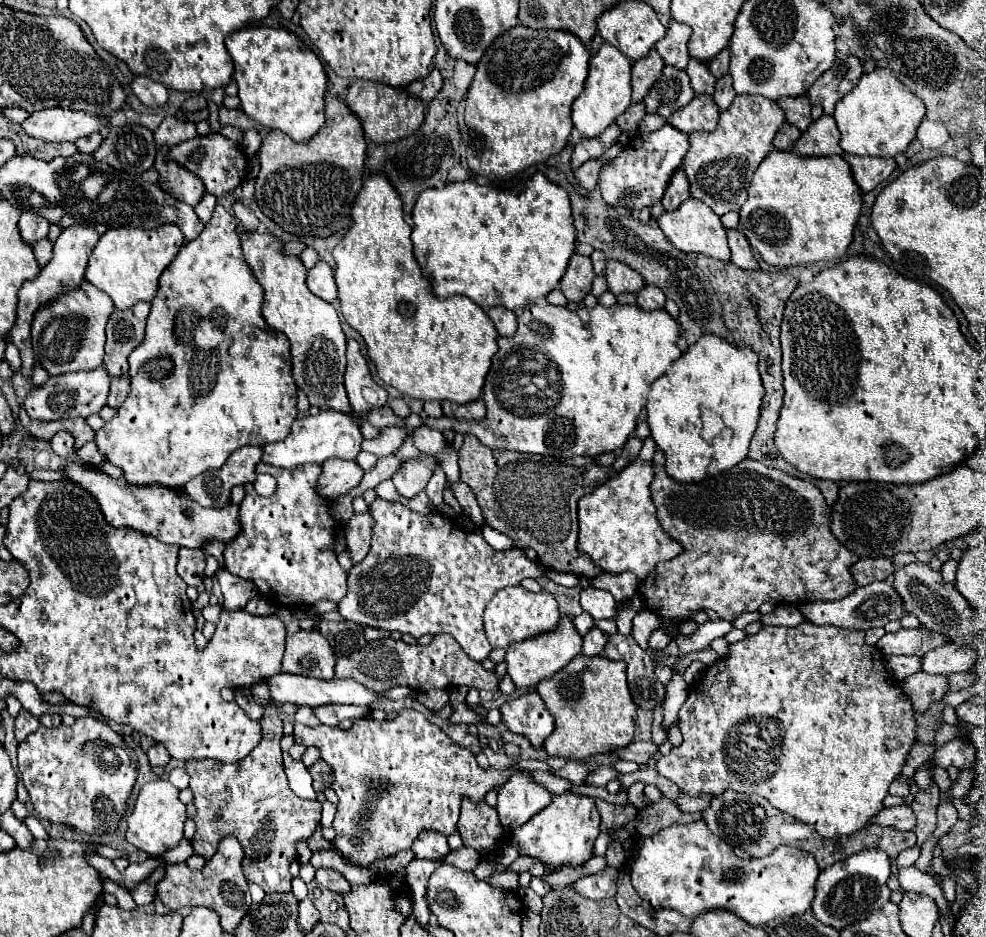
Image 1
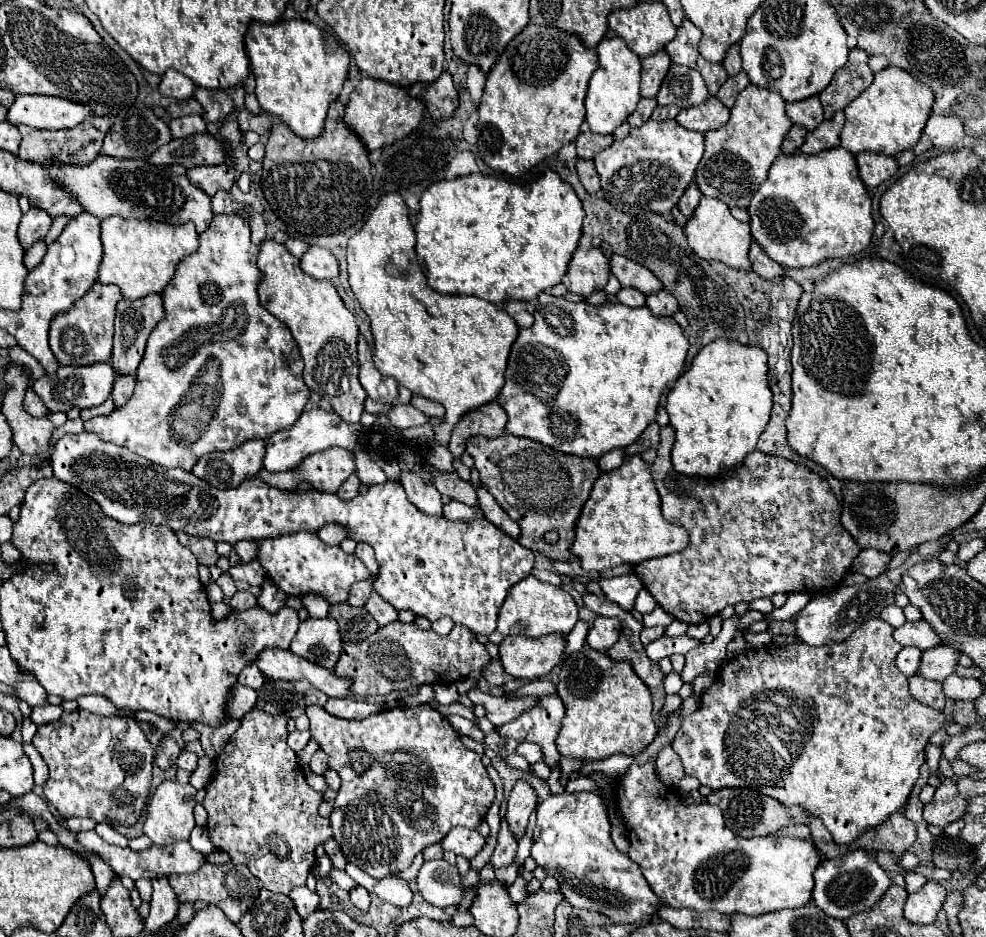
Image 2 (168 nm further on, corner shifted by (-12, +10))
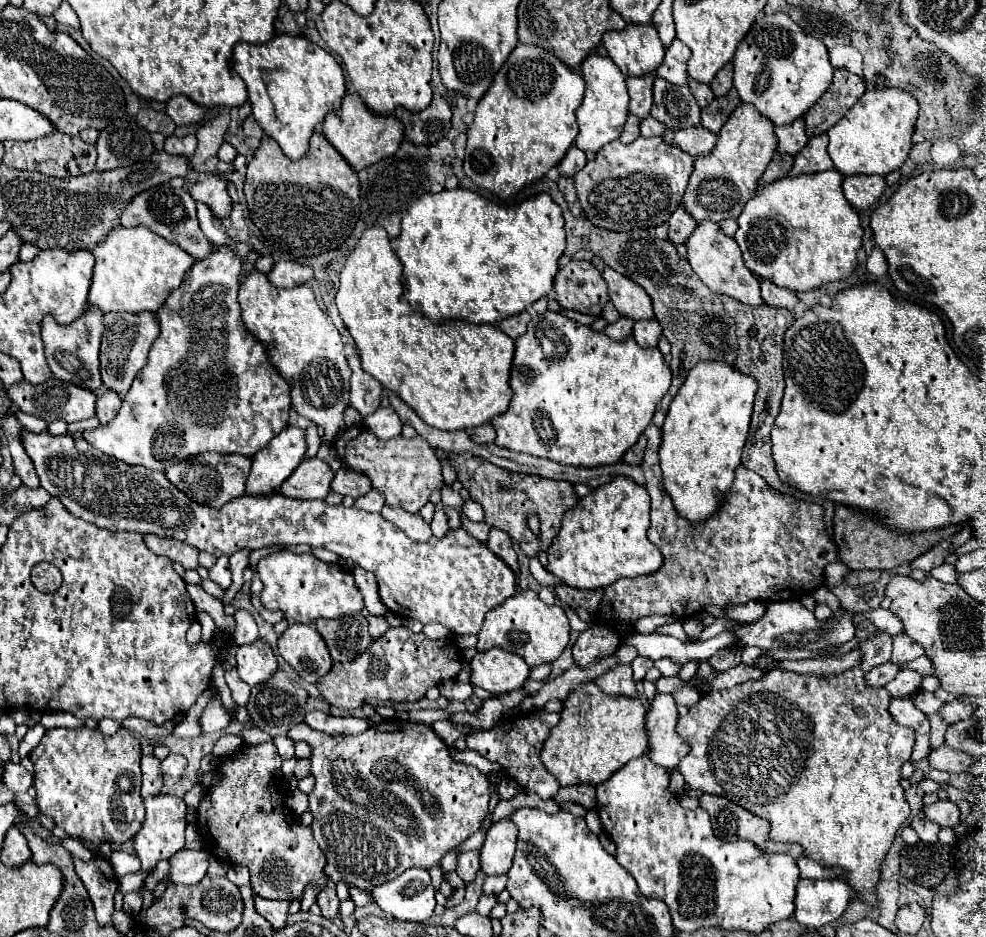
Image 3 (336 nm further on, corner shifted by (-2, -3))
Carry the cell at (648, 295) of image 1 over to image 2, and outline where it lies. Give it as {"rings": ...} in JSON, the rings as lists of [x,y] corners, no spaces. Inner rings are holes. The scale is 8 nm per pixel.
{"rings":[[[661,289],[657,293],[651,293],[647,297],[647,307],[651,309],[653,315],[673,315],[673,313],[679,311],[679,305],[677,305],[675,297],[665,289]]]}

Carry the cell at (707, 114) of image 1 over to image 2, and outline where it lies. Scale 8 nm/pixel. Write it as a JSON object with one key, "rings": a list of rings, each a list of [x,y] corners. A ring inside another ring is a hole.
{"rings":[[[711,95],[703,105],[681,109],[675,121],[685,129],[705,133],[709,129],[723,127],[729,121],[729,109],[715,95]]]}

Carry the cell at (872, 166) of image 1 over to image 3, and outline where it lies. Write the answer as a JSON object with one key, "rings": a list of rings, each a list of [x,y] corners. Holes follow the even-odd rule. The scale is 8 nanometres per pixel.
{"rings":[[[847,176],[843,180],[843,194],[847,202],[857,210],[863,212],[871,204],[879,200],[885,190],[885,178],[881,176]]]}

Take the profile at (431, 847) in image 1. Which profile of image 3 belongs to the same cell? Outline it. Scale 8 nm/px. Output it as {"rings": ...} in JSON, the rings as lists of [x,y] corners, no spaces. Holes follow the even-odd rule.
{"rings":[[[477,850],[471,852],[463,852],[459,856],[459,864],[457,864],[457,874],[465,884],[471,884],[475,880],[475,874],[479,870],[479,862],[477,862]]]}

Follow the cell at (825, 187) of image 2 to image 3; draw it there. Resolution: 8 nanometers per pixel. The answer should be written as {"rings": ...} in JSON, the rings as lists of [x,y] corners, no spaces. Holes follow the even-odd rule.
{"rings":[[[825,170],[813,176],[781,178],[763,190],[757,190],[755,196],[747,202],[741,216],[737,218],[739,228],[735,240],[743,252],[745,266],[759,278],[769,280],[791,292],[807,292],[827,286],[835,280],[845,280],[857,266],[857,250],[861,248],[861,222],[857,212],[845,202],[841,190],[843,174],[837,170]]]}

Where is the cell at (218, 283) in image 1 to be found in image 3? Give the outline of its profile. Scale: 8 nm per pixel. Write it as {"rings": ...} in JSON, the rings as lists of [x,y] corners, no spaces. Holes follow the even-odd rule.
{"rings":[[[219,246],[217,254],[193,264],[193,268],[185,274],[183,284],[157,312],[161,334],[151,346],[147,366],[141,374],[137,374],[131,390],[125,394],[121,410],[109,424],[83,432],[83,438],[91,446],[125,464],[139,464],[149,470],[163,472],[165,468],[205,450],[219,454],[243,454],[251,458],[287,426],[291,388],[273,370],[257,338],[241,326],[241,308],[237,302],[239,272],[241,262],[227,246]],[[187,408],[195,412],[189,412]],[[249,426],[253,426],[253,430],[245,434],[243,428]]]}

